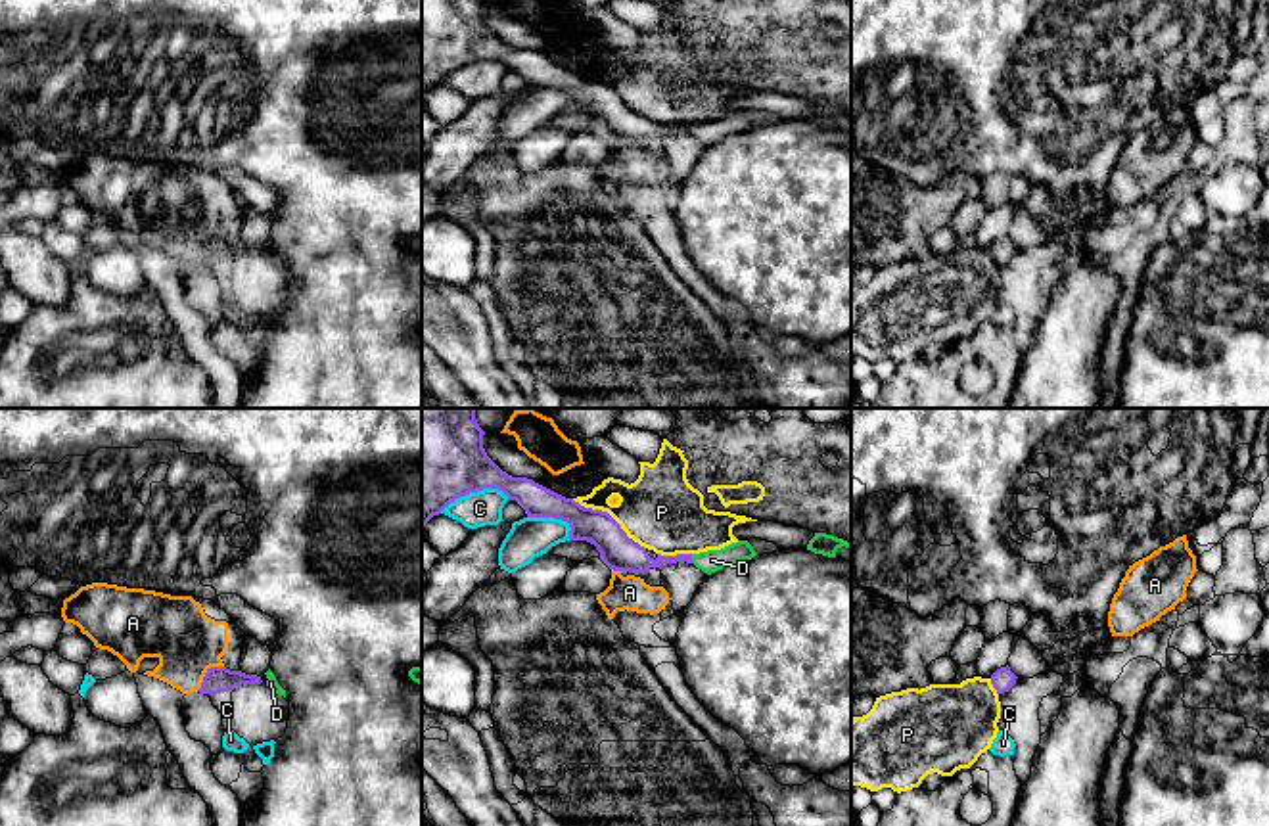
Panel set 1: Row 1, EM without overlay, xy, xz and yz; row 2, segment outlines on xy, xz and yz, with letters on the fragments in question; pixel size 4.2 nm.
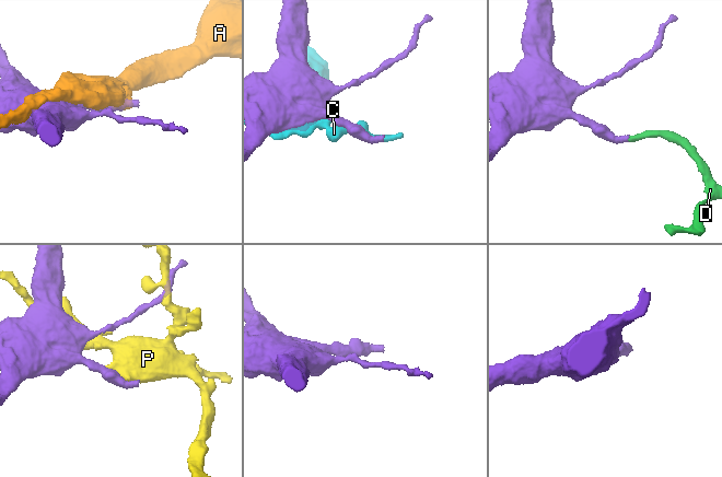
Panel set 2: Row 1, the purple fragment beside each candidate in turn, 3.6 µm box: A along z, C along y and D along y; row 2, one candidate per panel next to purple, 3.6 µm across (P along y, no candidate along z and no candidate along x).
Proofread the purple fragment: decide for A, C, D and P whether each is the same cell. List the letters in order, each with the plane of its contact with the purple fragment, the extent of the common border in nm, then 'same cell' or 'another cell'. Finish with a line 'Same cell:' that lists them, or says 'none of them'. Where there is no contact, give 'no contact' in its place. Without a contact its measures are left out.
A: meets purple in xy; contact 160 nm long; another cell
C: meets purple in xz; contact 300 nm long; another cell
D: meets purple in xz; contact 40 nm long; same cell
P: meets purple in xz; contact 380 nm long; another cell
Same cell: D

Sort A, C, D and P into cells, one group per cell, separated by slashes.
A / C / D / P

